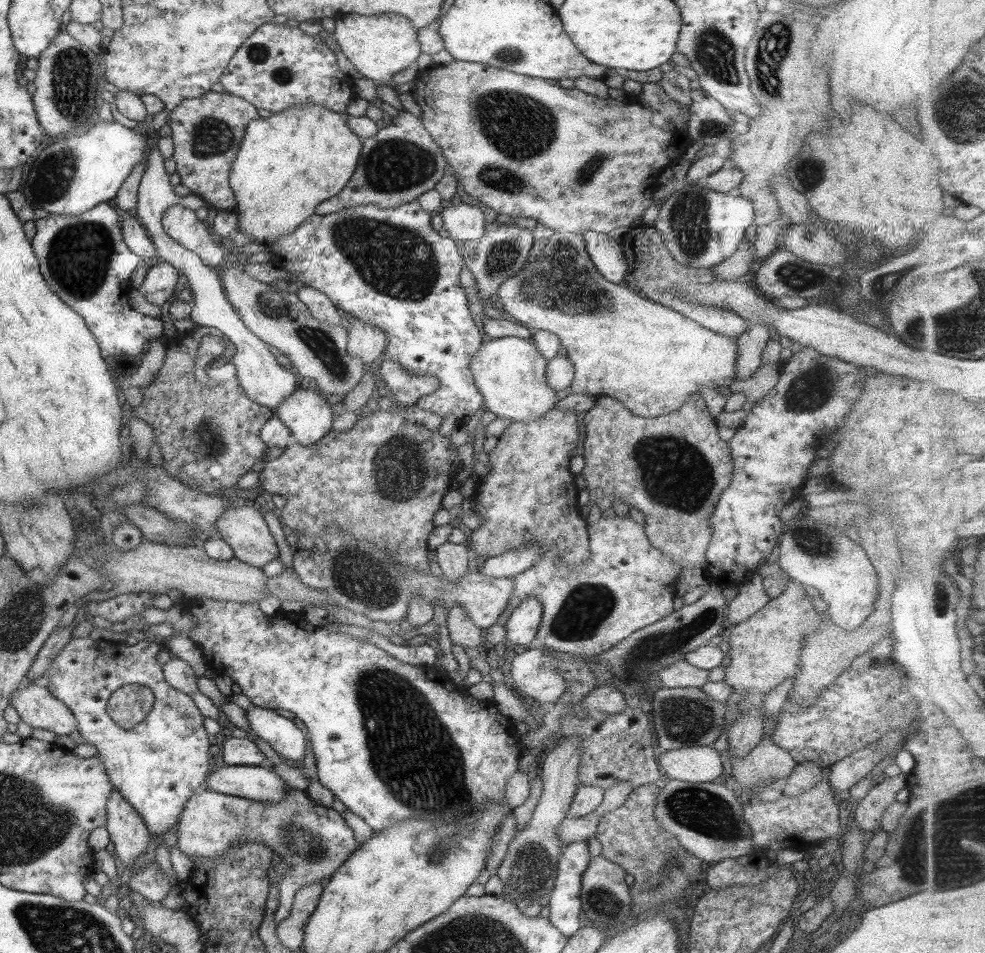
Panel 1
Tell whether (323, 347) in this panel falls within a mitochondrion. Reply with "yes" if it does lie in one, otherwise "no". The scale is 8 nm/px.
yes

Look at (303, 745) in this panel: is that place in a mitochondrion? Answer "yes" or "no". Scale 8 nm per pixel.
no

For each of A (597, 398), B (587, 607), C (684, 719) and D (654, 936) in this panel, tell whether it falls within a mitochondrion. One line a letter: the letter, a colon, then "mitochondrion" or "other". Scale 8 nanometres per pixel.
A: other
B: mitochondrion
C: mitochondrion
D: other

